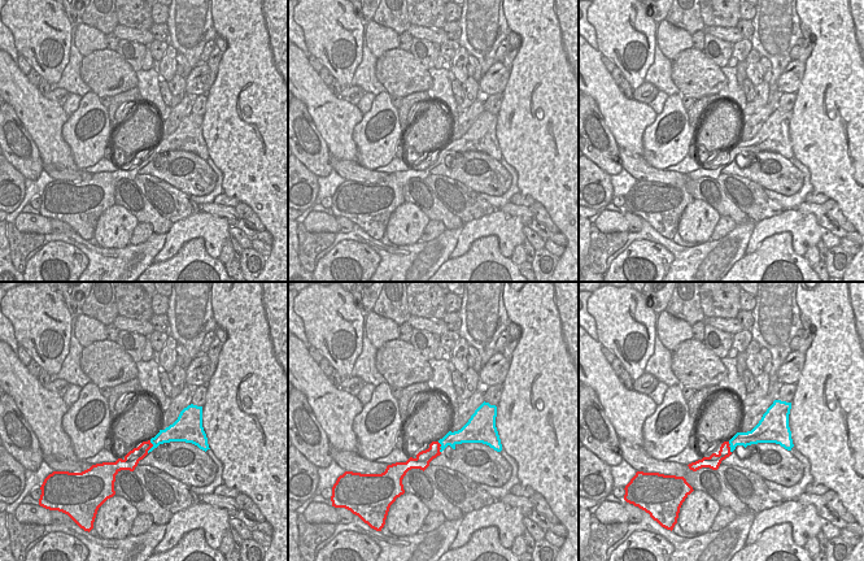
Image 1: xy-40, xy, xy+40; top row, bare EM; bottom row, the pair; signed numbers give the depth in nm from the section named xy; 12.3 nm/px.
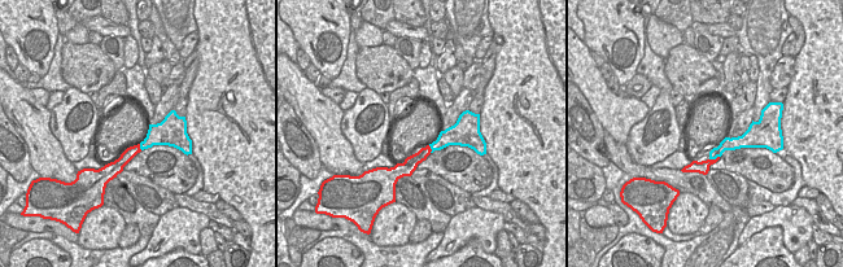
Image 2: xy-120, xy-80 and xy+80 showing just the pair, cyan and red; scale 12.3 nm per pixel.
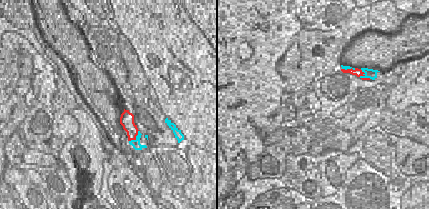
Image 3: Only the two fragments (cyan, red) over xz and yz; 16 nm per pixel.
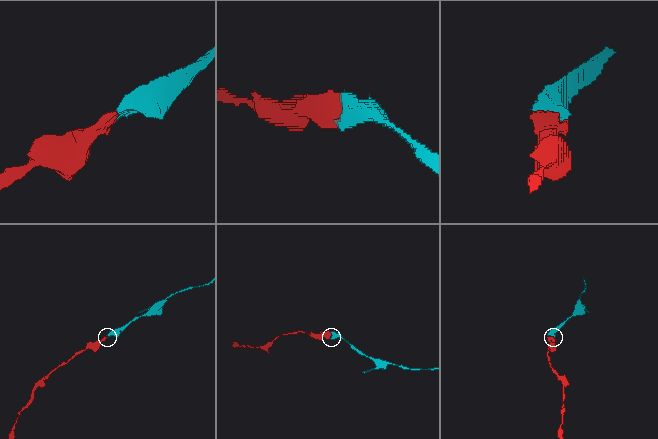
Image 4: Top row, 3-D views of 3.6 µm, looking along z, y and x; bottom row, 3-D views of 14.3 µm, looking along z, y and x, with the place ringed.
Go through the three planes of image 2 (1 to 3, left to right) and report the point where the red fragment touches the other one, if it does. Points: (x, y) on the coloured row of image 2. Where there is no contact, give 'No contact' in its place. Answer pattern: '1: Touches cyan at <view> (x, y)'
1: Touches cyan at xy-120 (140, 147)
2: Touches cyan at xy-80 (431, 148)
3: Touches cyan at xy+80 (713, 158)

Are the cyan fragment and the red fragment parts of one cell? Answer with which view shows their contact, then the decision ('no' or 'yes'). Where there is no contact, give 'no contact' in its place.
xy-40 | yes

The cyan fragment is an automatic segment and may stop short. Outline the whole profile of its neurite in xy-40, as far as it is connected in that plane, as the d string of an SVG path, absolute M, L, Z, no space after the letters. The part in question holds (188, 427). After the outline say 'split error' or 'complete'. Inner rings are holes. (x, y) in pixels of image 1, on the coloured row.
M191 404L184 408L173 425L130 451L123 460L96 464L82 473L53 471L40 487L39 505L67 514L90 532L99 508L115 495L115 475L121 470L134 471L149 452L170 442L192 443L205 452L210 449L202 427L202 406Z; split error

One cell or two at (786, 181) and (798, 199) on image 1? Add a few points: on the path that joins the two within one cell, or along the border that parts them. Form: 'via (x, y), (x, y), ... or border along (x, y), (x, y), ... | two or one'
border along (803, 173), (803, 185), (790, 195), (766, 190) | two

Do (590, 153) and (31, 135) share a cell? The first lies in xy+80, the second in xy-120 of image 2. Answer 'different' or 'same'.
different

